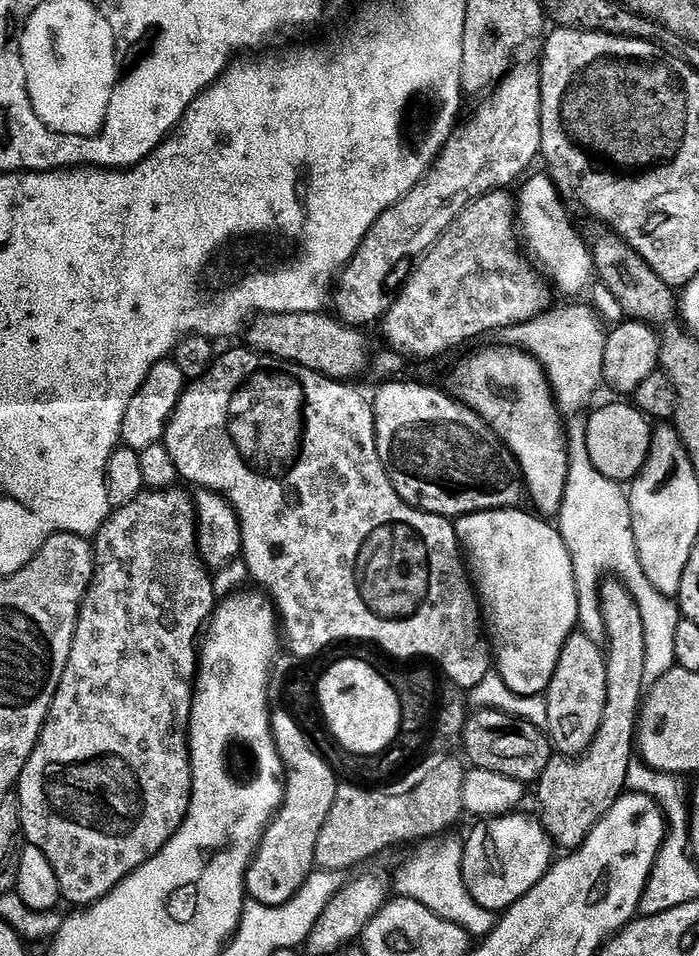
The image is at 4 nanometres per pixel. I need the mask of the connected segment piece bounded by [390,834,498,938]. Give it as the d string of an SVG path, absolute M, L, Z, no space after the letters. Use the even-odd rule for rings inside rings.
M444 834L431 842L421 843L413 847L412 852L396 868L390 880L390 888L401 900L413 900L426 910L438 914L438 918L446 918L446 922L454 922L454 926L462 926L469 937L483 938L496 929L497 913L486 910L474 902L470 890L466 890L466 882L462 874L464 861L464 840L456 834Z

